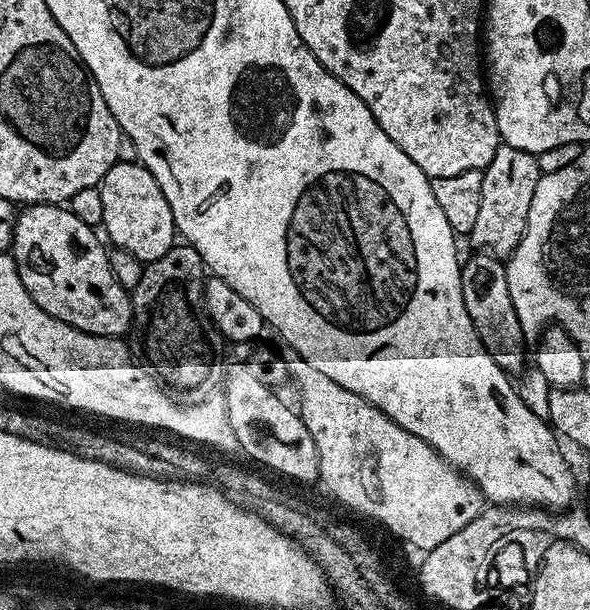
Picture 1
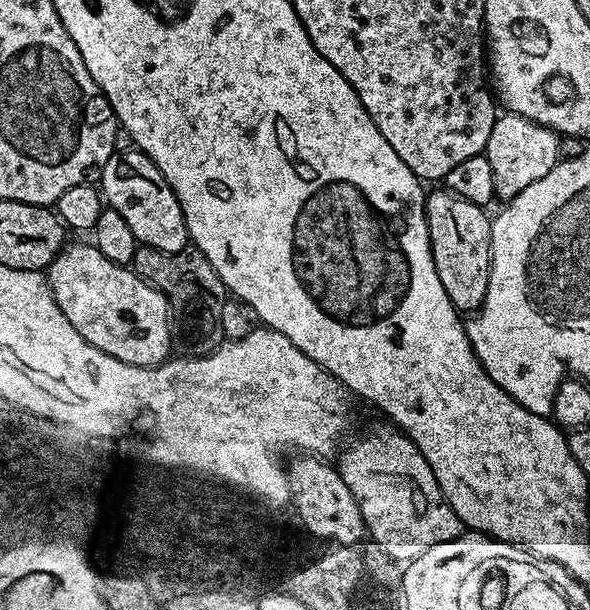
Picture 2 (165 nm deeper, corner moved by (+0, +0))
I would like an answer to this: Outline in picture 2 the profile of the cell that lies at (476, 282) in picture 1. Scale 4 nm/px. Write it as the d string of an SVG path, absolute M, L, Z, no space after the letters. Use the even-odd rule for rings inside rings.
M429 191L424 202L432 257L450 302L457 312L464 314L467 308L479 309L490 286L492 220L481 205L466 202L466 198L455 196L453 192L439 191Z

